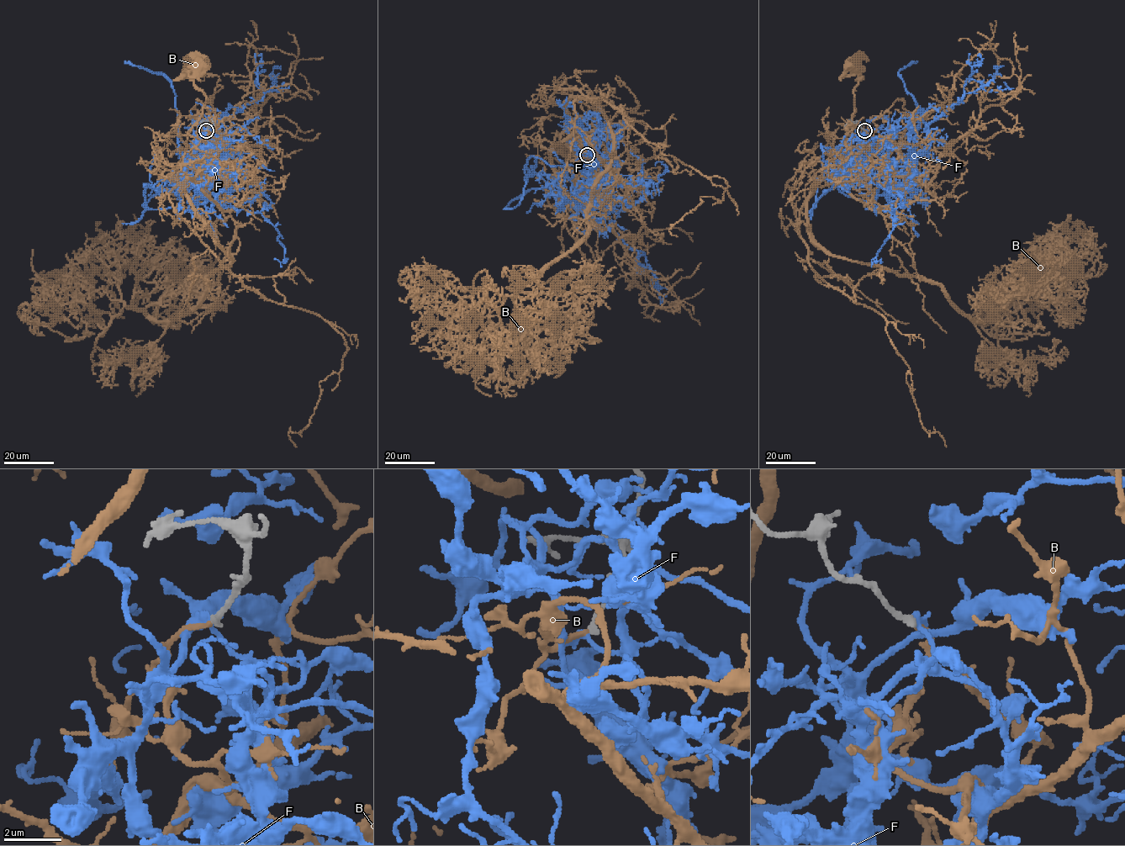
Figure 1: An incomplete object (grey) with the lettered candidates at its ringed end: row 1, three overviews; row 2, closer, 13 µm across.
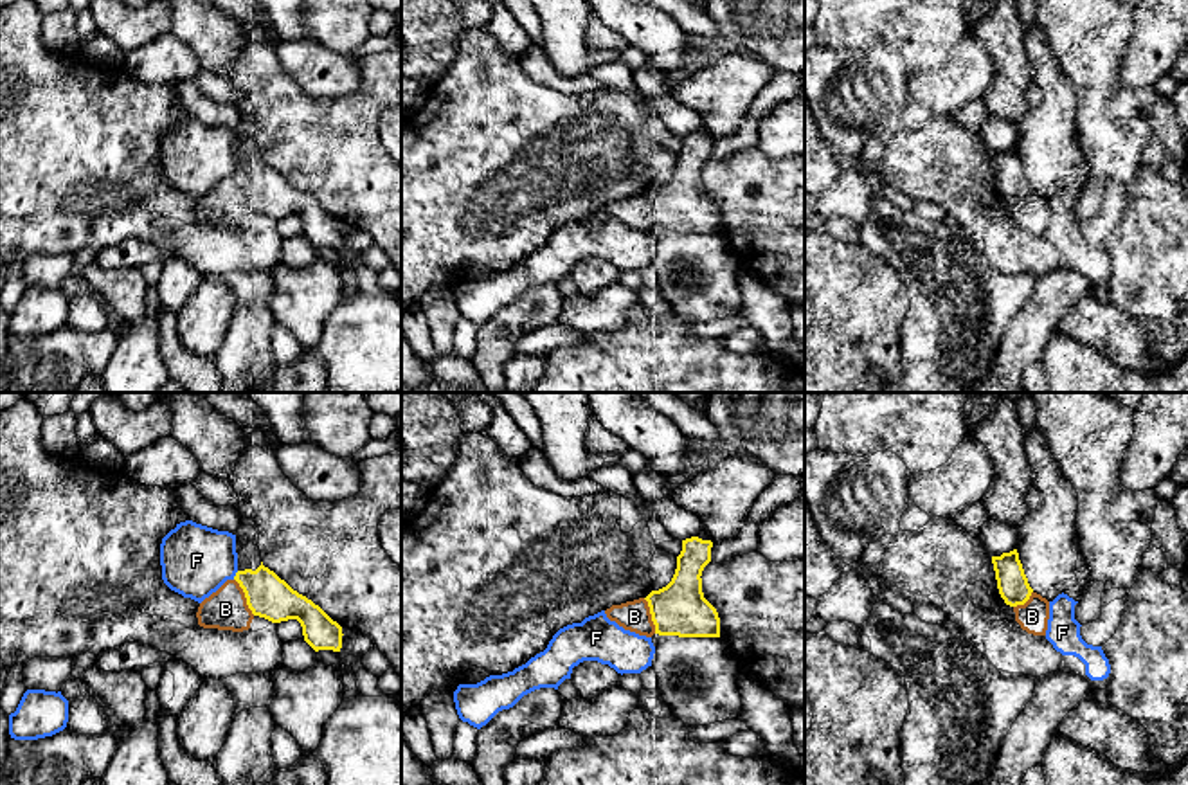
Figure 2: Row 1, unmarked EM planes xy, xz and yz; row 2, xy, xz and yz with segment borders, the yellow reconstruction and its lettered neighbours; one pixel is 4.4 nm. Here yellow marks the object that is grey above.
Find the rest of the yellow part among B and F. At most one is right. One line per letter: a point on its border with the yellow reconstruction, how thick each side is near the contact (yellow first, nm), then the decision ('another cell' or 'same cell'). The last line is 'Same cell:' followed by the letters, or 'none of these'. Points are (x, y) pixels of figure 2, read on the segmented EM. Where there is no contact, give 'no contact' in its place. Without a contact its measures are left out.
B: meets yellow in xy at (245, 596); 200 nm thick on the yellow side, 190 nm on the other; same cell
F: meets yellow in xy at (236, 575); 200 nm thick on the yellow side, 320 nm on the other; another cell
Same cell: B

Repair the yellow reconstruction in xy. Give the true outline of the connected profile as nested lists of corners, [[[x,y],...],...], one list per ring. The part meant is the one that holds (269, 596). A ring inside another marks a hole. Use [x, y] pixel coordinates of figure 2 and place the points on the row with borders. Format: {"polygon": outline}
{"polygon": [[[263,562],[256,571],[238,571],[232,580],[205,598],[196,612],[200,627],[232,632],[248,630],[256,616],[272,623],[297,619],[304,641],[315,652],[342,648],[342,627]]]}

